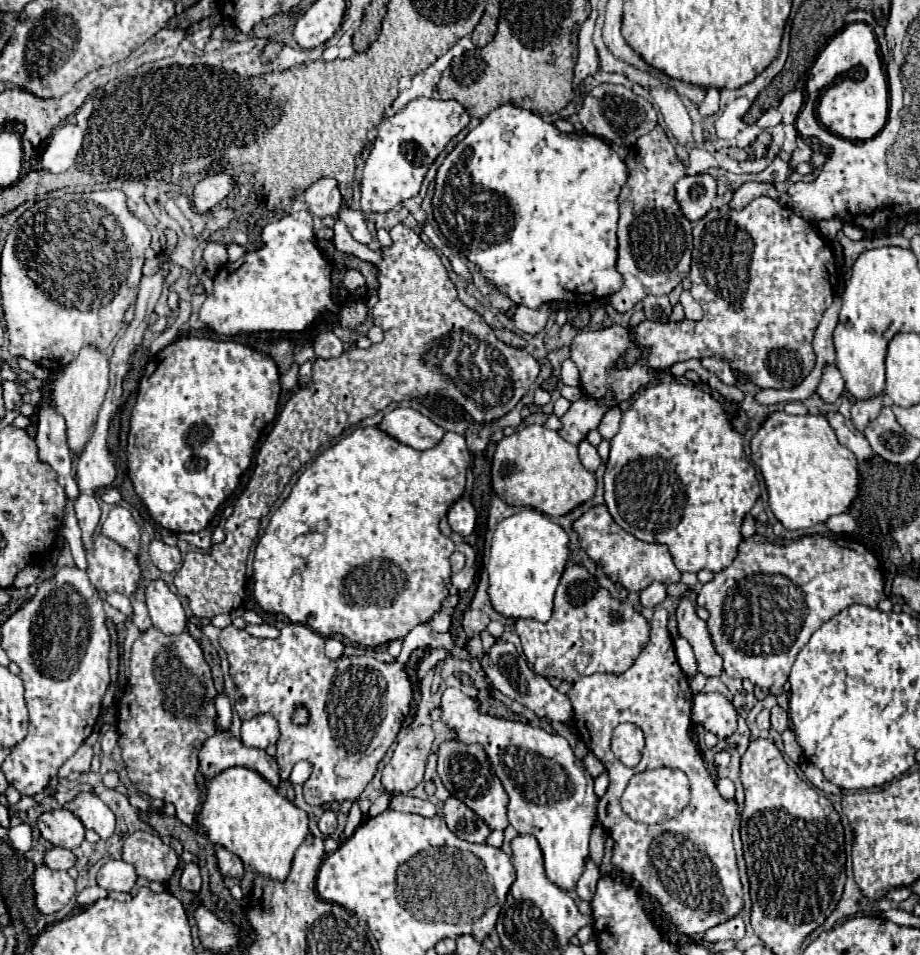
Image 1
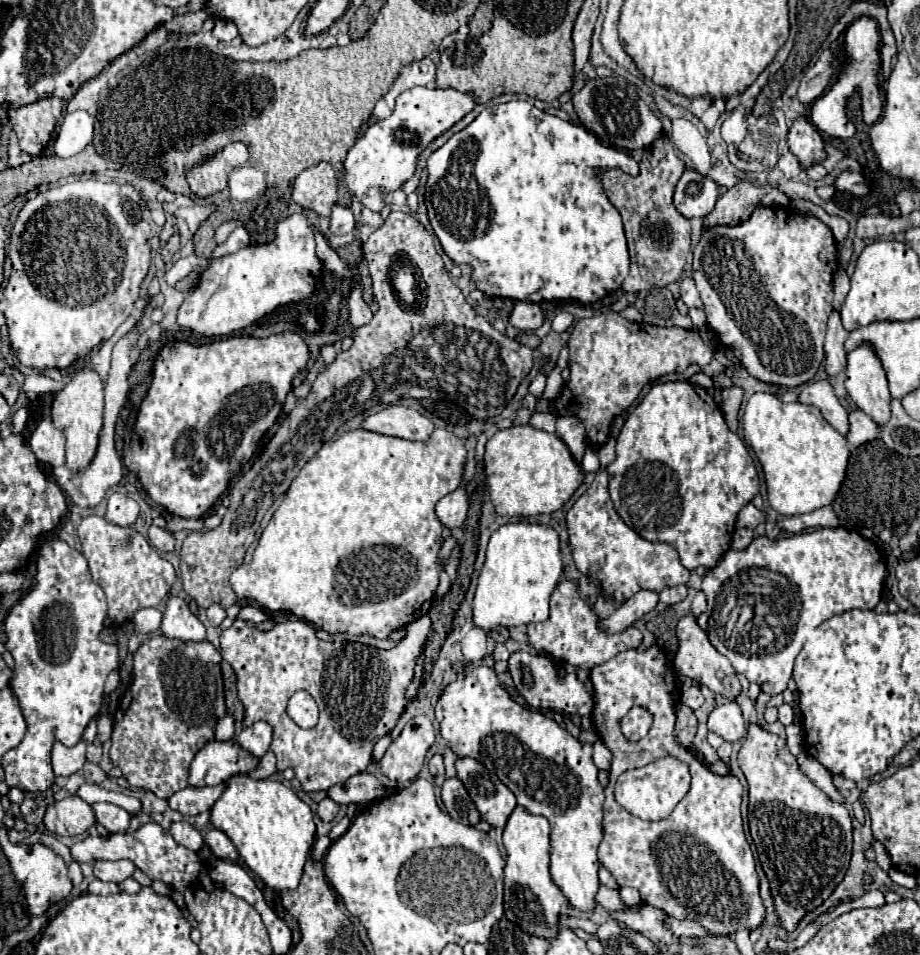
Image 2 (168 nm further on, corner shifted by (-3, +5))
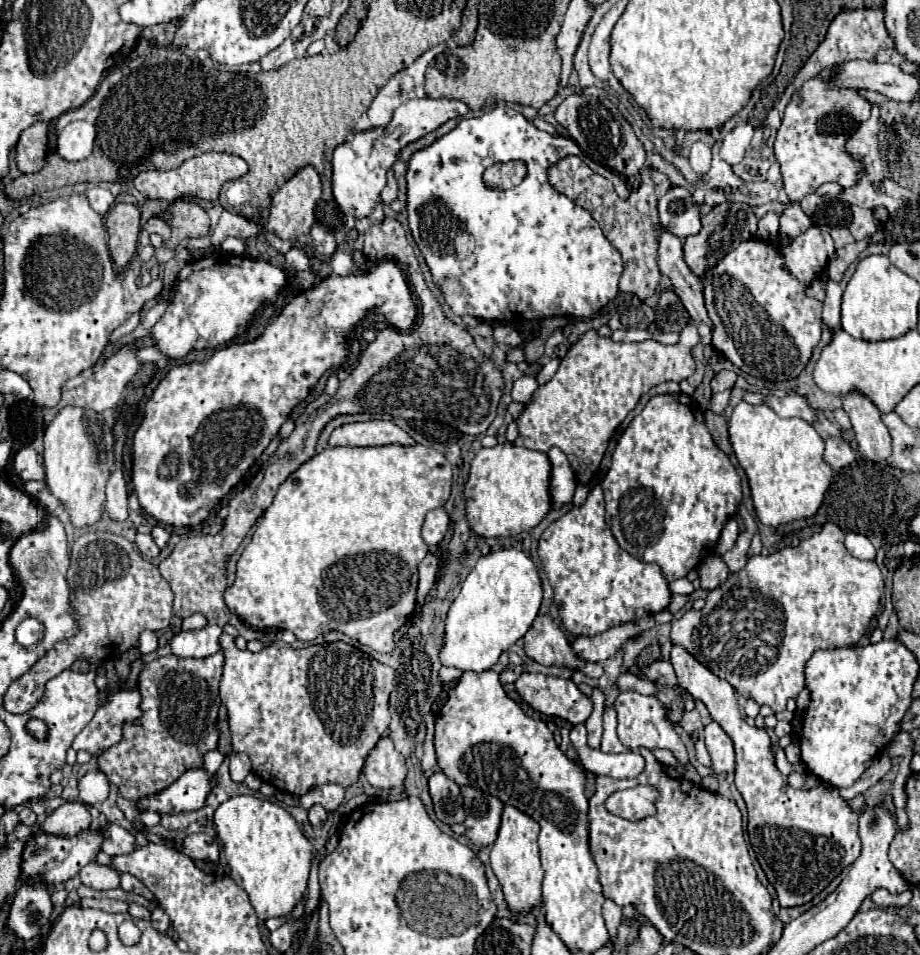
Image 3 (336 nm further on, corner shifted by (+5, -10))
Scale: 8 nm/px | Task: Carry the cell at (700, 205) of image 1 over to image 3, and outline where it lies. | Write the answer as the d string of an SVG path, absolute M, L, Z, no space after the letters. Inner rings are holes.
M673 186L659 200L659 218L661 218L661 224L679 238L699 234L701 230L699 204L693 200L687 188Z

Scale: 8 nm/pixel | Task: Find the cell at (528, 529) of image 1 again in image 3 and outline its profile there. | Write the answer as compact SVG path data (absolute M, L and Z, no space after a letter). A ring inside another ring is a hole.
M503 548L481 556L447 614L445 642L439 654L443 666L455 666L463 672L489 670L501 652L527 634L537 618L541 600L543 588L539 572L523 550Z

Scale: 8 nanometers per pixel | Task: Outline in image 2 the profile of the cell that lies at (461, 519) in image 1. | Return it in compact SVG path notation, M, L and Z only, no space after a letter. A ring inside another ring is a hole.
M455 489L451 491L449 495L445 495L443 499L439 499L437 507L435 507L435 513L437 513L437 519L441 521L443 527L463 527L465 523L465 517L467 517L467 509L469 509L469 499L467 499L467 493L465 489Z

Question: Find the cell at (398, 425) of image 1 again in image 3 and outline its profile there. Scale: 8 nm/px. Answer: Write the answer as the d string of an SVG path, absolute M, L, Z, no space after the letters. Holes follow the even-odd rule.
M369 420L369 422L355 422L337 428L331 438L331 446L415 446L417 442L397 424L389 420Z

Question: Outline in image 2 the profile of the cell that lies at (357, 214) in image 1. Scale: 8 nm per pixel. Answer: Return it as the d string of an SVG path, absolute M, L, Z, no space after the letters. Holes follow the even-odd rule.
M333 205L329 221L331 221L333 235L345 235L345 233L351 233L355 229L355 219L353 219L351 209L341 207L341 205Z

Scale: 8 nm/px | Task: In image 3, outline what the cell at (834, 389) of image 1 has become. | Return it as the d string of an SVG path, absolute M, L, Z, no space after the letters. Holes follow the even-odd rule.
M827 282L827 298L823 300L823 322L831 332L841 326L839 310L841 310L841 294L843 290L839 288L837 282Z

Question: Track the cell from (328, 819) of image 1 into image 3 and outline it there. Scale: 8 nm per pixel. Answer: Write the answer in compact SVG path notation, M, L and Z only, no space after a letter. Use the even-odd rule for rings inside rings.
M313 806L313 808L309 810L309 822L311 822L311 826L323 826L325 820L327 820L327 812L325 812L325 808L321 808L321 806Z

